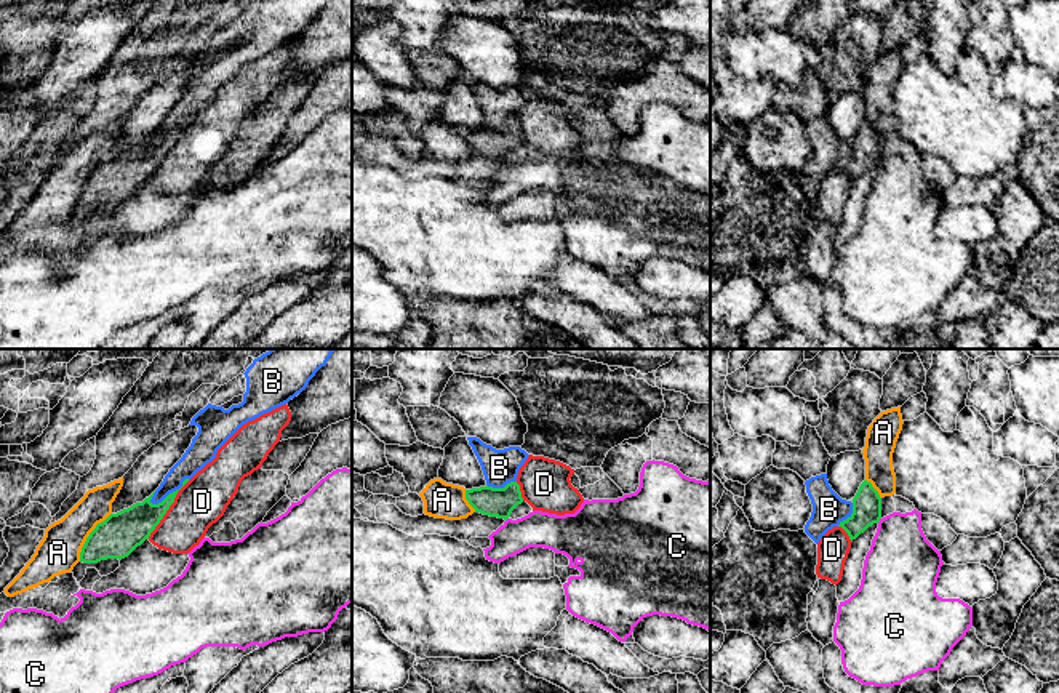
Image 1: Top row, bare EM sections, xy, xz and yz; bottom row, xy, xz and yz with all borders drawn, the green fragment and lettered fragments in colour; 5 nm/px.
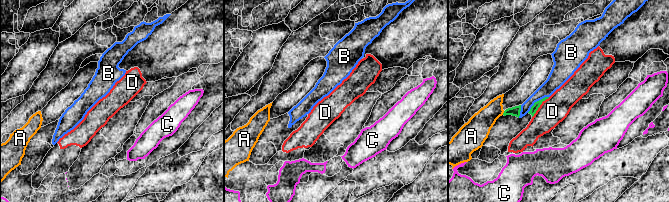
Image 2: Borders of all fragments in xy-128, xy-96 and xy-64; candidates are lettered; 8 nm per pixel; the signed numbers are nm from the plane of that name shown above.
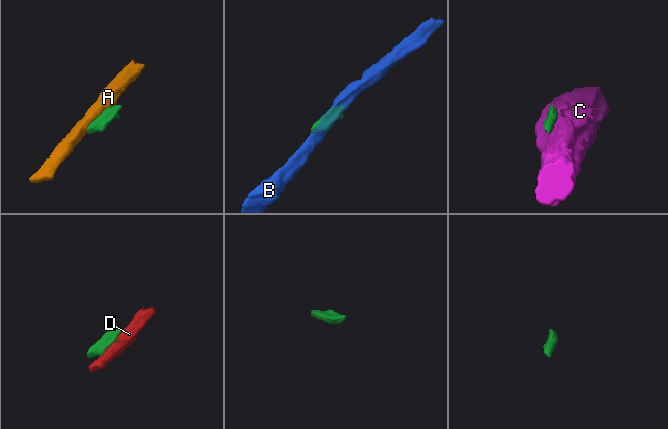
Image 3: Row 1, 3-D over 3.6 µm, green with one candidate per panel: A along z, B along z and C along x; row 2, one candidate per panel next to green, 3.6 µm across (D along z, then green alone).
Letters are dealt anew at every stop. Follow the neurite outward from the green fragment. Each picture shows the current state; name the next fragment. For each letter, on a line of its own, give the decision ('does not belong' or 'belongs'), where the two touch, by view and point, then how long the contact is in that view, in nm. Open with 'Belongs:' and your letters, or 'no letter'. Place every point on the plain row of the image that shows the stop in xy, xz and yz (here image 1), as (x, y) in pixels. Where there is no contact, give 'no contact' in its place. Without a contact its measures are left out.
Belongs: no letter
A: does not belong; meets green in xy at (88, 178); contact 300 nm long
B: does not belong; meets green in xy at (170, 135); contact 240 nm long
C: does not belong; meets green in yz at (879, 162); contact 40 nm long
D: does not belong; meets green in xy at (168, 149); contact 360 nm long

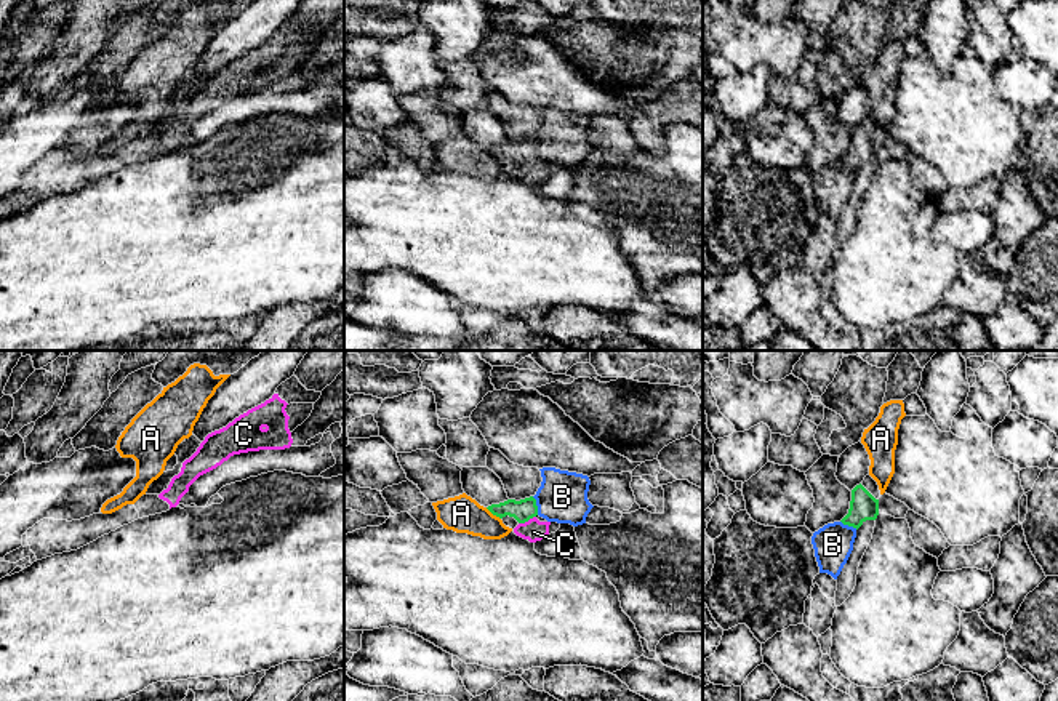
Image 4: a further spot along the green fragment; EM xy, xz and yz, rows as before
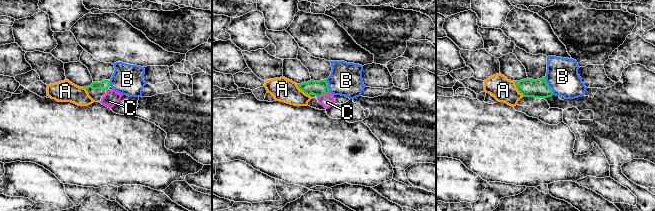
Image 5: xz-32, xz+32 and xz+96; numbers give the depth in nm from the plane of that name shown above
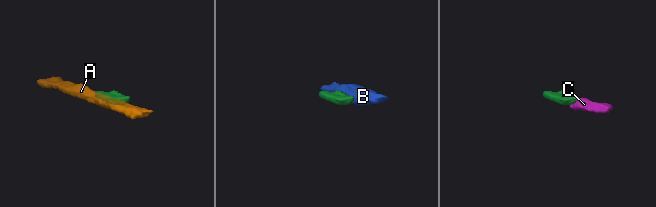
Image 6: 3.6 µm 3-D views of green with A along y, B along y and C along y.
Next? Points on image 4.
Belongs: C
A: does not belong; meets green in xz at (493, 156); contact 100 nm long
B: does not belong; meets green in xz at (537, 148); contact 100 nm long
C: belongs; meets green in xz at (527, 162); contact 100 nm long

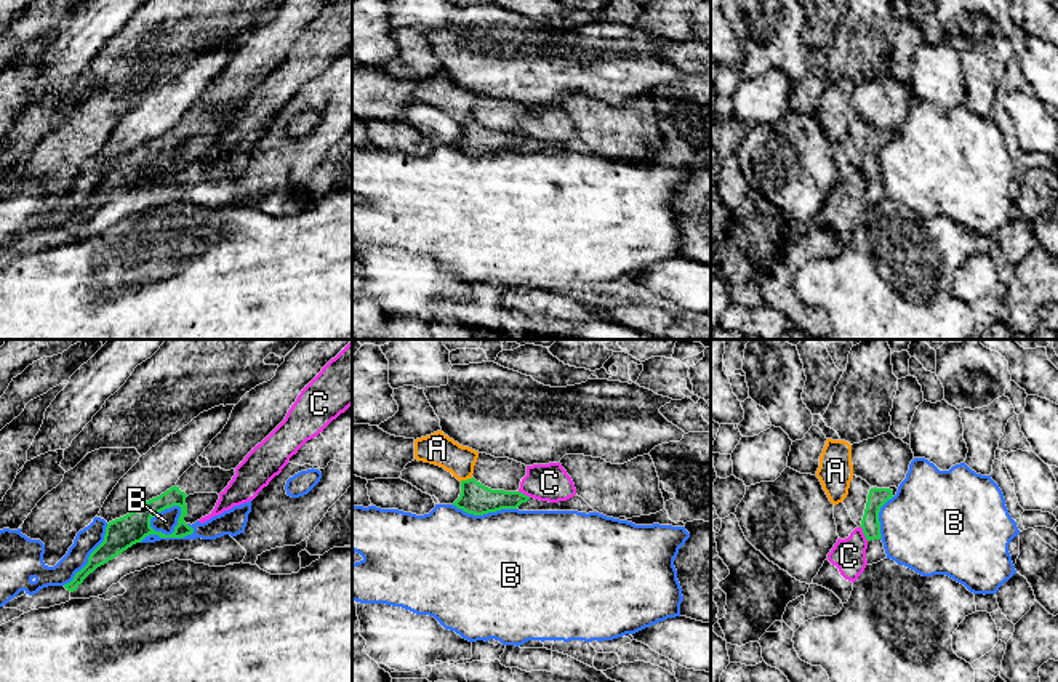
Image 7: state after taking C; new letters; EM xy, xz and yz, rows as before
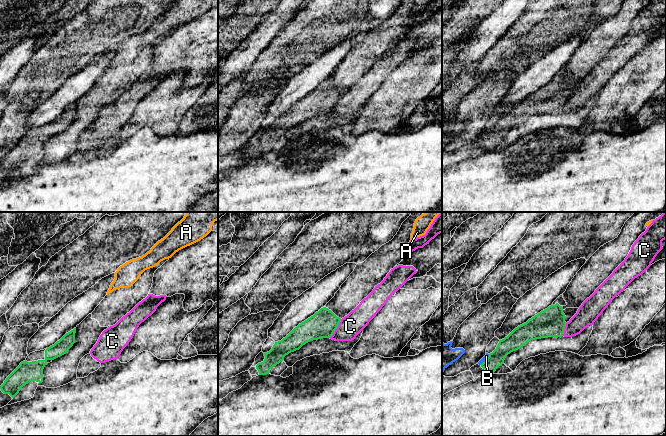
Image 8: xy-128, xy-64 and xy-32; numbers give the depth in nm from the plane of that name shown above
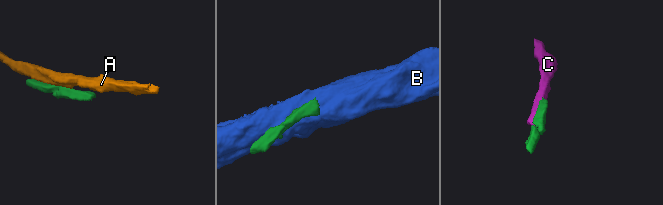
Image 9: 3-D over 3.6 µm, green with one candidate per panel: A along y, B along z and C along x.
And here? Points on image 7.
Belongs: no letter
A: does not belong; meets green in xz at (468, 120); contact 70 nm long
B: does not belong; meets green in xy at (167, 178); contact 280 nm long
C: does not belong; meets green in yz at (863, 173); contact 90 nm long

